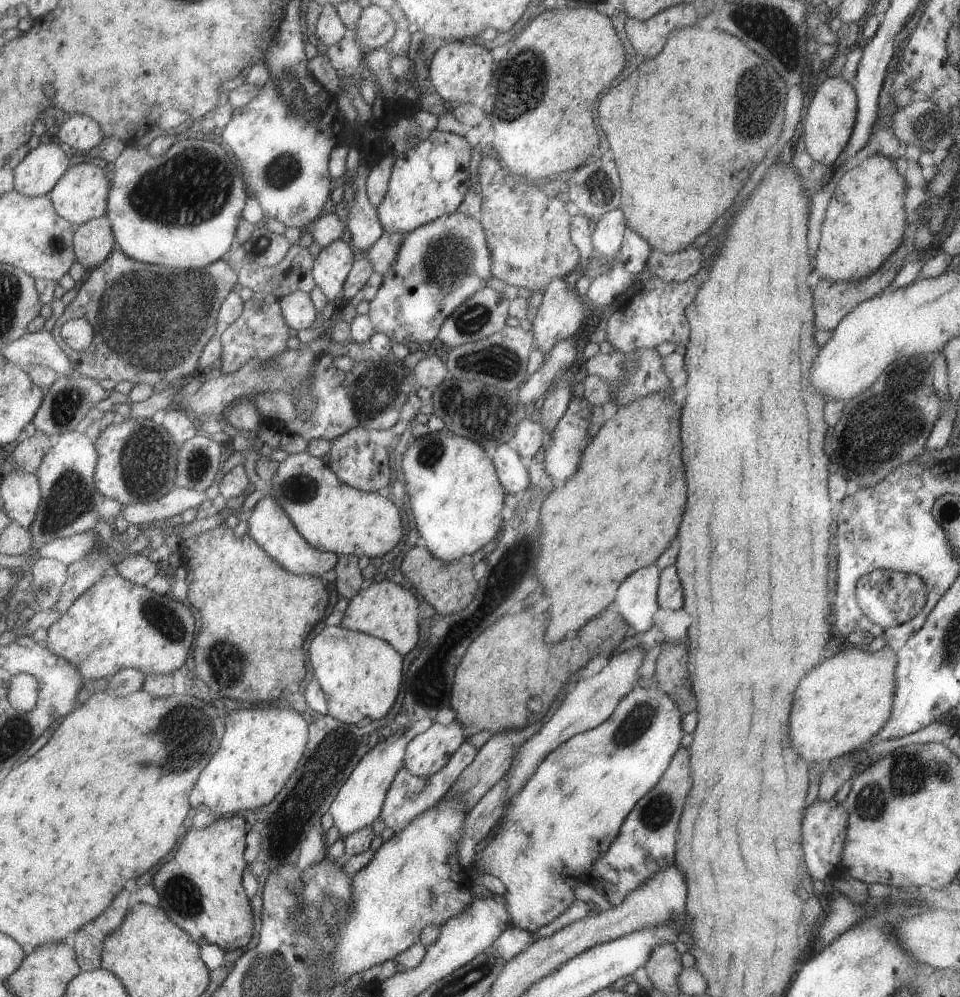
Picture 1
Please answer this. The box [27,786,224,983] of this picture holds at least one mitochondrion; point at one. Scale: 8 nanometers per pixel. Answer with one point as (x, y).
(183, 896)

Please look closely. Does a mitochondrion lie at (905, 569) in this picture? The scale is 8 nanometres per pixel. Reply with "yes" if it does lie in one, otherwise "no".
no

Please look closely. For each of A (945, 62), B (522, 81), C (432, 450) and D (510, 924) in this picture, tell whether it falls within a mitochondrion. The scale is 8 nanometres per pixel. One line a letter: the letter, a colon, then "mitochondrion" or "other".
A: other
B: mitochondrion
C: mitochondrion
D: other

